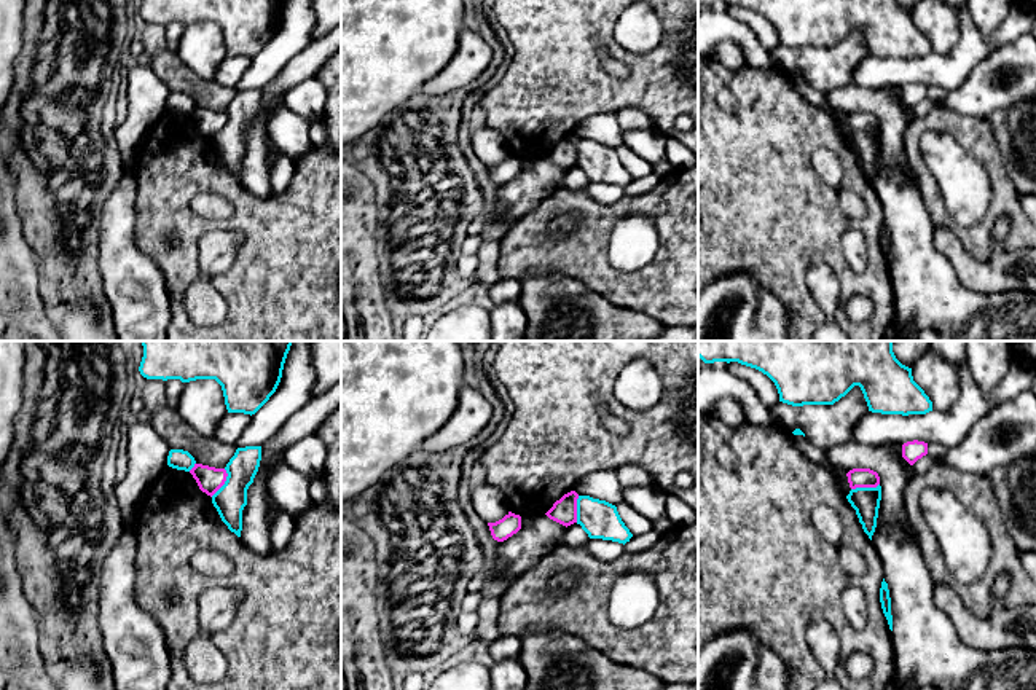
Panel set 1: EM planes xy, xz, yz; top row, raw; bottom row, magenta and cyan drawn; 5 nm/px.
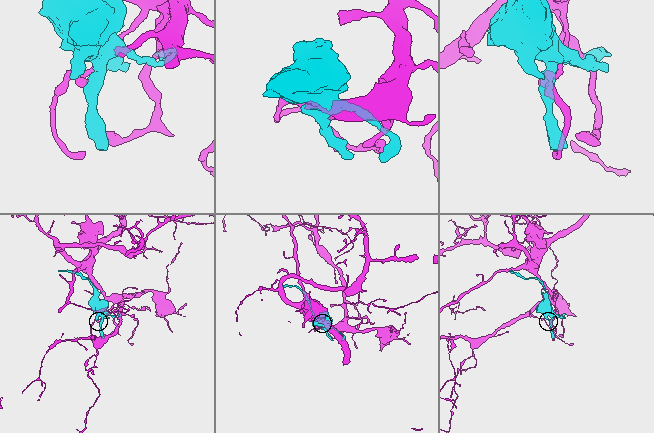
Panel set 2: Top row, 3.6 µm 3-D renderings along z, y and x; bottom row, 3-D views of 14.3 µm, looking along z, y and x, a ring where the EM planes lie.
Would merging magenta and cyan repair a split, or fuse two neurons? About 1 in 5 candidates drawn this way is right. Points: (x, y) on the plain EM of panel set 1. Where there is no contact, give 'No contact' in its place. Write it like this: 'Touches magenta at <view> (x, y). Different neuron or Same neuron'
Touches magenta at xy (223, 126). Different neuron

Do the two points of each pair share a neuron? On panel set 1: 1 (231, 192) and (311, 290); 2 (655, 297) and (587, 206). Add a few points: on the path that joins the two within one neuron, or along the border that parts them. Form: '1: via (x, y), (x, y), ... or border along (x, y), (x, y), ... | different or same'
1: via (255, 215), (306, 266) | same
2: via (627, 290), (590, 257), (590, 235) | same

